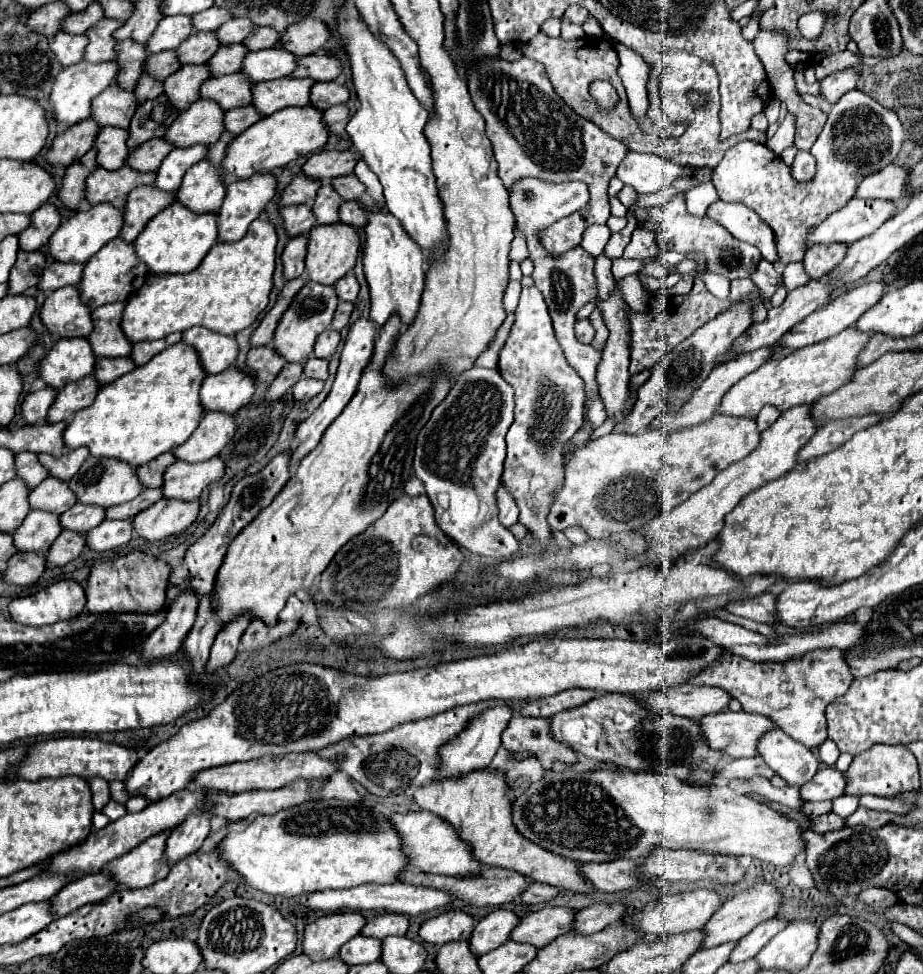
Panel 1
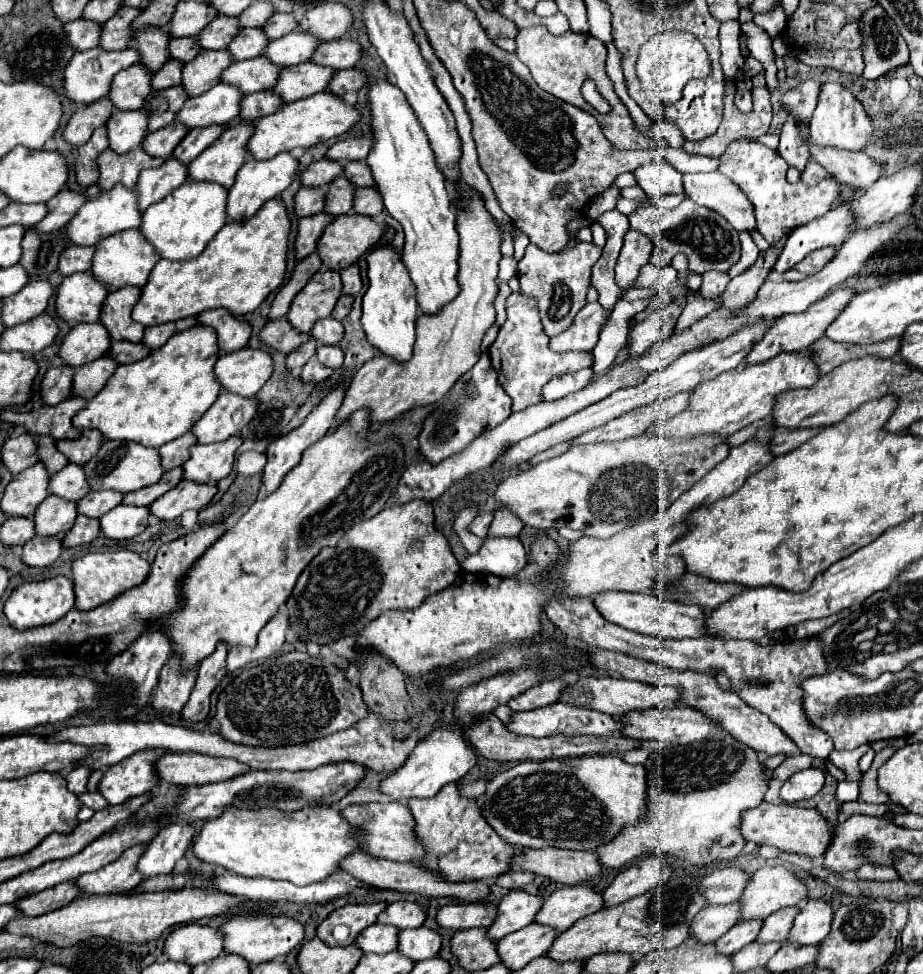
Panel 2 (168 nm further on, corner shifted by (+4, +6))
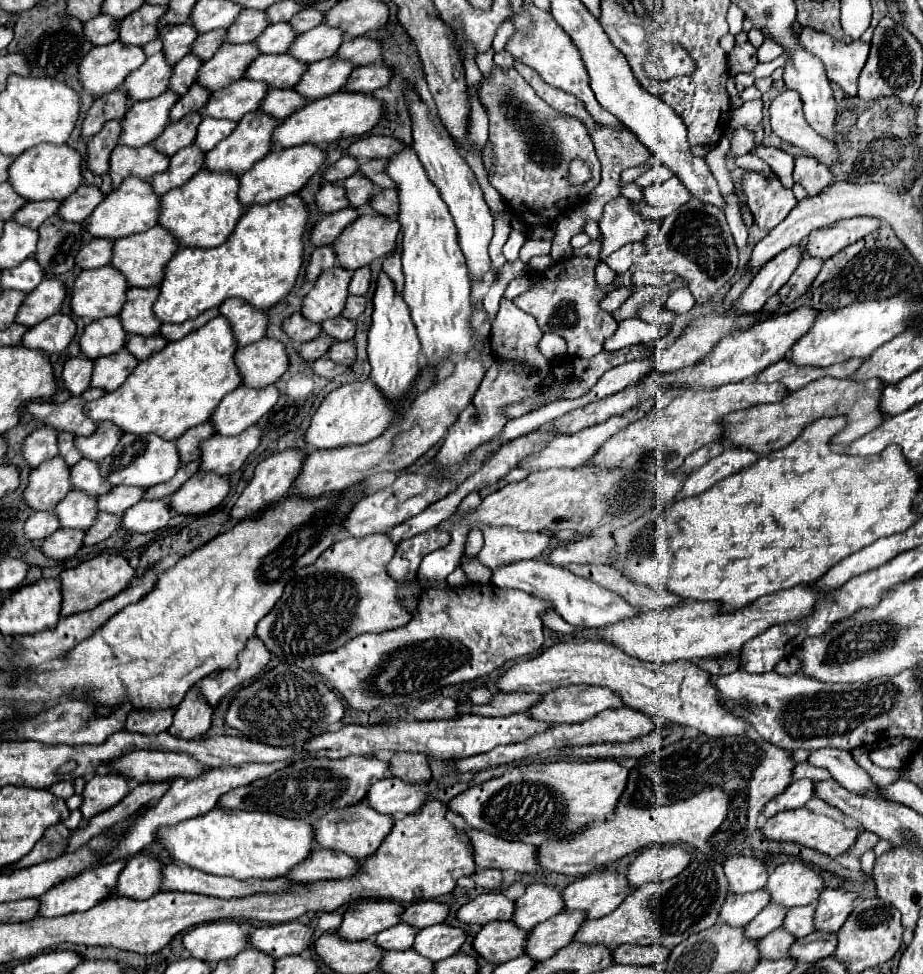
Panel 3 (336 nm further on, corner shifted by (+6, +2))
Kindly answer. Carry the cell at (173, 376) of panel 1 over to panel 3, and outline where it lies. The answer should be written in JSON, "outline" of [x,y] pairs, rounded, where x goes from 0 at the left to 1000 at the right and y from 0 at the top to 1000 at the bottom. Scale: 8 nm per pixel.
{"outline":[[[237,323],[218,338],[153,371],[129,399],[94,414],[92,424],[105,434],[122,432],[135,445],[172,445],[172,449],[190,453],[203,440],[222,434],[239,410],[263,393],[255,375],[257,356],[248,330]]]}

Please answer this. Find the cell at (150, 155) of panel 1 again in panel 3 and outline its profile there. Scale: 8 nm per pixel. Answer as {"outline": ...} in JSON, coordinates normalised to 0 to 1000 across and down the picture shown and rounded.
{"outline":[[[207,116],[194,124],[187,124],[185,128],[179,130],[179,134],[168,143],[168,151],[179,157],[181,161],[185,161],[187,157],[192,157],[198,151],[205,151],[211,145],[213,139],[213,130],[218,126],[218,116]]]}

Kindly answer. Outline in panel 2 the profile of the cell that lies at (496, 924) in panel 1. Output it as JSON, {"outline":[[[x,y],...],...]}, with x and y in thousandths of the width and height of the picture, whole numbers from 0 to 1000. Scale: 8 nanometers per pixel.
{"outline":[[[569,915],[549,917],[538,929],[538,941],[534,950],[528,954],[528,962],[532,966],[541,966],[560,954],[567,954],[577,946],[586,929],[588,929],[586,921],[571,919]]]}

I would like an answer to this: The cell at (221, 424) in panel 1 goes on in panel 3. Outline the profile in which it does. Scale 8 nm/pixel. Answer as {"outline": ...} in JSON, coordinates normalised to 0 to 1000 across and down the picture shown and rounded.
{"outline":[[[261,395],[242,408],[229,428],[229,434],[237,447],[259,447],[268,438],[276,436],[287,424],[291,424],[300,410],[302,399],[298,395],[283,399]]]}

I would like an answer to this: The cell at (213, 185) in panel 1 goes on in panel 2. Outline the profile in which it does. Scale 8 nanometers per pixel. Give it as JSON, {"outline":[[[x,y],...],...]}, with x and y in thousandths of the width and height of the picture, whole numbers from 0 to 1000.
{"outline":[[[272,126],[248,130],[231,149],[226,149],[203,169],[203,182],[207,186],[237,188],[239,192],[248,194],[252,190],[255,178],[265,167],[265,149],[272,137]]]}

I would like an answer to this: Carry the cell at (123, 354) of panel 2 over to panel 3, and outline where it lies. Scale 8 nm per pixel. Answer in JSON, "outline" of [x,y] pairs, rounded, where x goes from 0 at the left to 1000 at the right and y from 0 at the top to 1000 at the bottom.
{"outline":[[[142,344],[138,350],[138,358],[151,369],[159,369],[168,362],[172,362],[181,354],[181,348],[177,344],[164,344],[164,346],[153,346],[153,344]]]}

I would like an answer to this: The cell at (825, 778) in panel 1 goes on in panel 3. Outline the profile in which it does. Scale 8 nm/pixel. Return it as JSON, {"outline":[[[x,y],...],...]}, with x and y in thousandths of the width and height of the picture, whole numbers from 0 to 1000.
{"outline":[[[879,800],[859,802],[859,806],[855,806],[844,818],[835,820],[835,822],[827,829],[827,837],[833,841],[833,839],[837,839],[840,835],[872,829],[872,824],[881,818],[879,810],[881,810],[881,802],[879,802]]]}

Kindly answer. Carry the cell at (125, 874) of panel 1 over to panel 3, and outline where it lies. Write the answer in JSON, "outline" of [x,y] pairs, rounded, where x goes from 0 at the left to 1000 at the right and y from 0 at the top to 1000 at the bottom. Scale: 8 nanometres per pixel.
{"outline":[[[120,884],[96,892],[81,902],[73,902],[42,921],[42,941],[64,941],[81,935],[94,935],[109,923],[120,919],[125,900],[133,892],[133,884]]]}

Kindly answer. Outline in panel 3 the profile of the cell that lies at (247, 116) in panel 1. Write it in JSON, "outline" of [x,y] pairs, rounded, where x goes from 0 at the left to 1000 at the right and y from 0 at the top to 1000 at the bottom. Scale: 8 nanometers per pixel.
{"outline":[[[291,91],[289,100],[283,106],[283,112],[300,122],[311,122],[315,116],[328,112],[333,106],[335,102],[330,102],[320,91]]]}

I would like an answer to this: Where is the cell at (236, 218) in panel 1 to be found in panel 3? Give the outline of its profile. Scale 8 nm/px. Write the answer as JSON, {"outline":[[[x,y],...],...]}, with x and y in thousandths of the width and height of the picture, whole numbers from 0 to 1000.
{"outline":[[[330,147],[324,151],[313,151],[313,153],[296,153],[287,163],[276,167],[268,178],[261,180],[261,194],[259,194],[259,206],[263,210],[276,210],[276,208],[291,208],[296,204],[307,204],[309,200],[324,198],[330,188],[346,176],[354,161],[354,155]]]}

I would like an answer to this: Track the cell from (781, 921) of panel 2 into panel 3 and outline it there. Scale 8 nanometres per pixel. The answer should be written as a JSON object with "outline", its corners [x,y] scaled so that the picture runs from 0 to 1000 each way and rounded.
{"outline":[[[883,929],[857,931],[850,946],[848,946],[848,952],[853,956],[857,956],[861,962],[872,962],[883,956],[881,941],[883,941]]]}

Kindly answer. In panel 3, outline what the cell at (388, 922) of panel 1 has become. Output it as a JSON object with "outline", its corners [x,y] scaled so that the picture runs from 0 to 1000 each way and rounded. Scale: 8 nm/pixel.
{"outline":[[[454,925],[439,931],[434,946],[443,948],[450,954],[460,954],[465,950],[482,948],[484,939],[486,939],[486,929],[473,925]]]}

